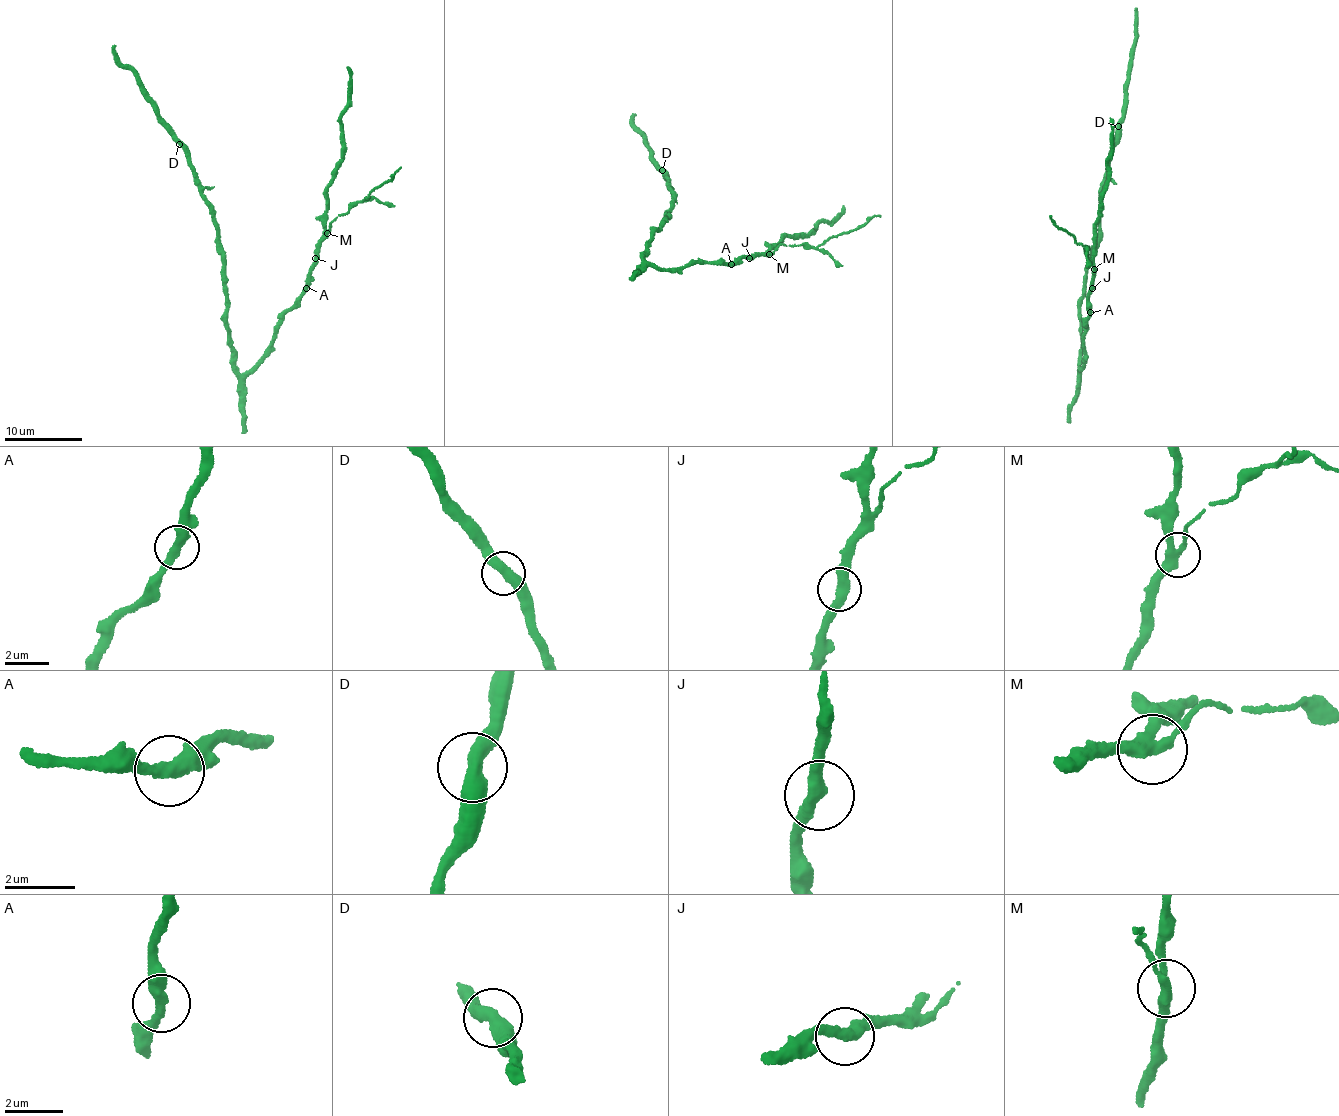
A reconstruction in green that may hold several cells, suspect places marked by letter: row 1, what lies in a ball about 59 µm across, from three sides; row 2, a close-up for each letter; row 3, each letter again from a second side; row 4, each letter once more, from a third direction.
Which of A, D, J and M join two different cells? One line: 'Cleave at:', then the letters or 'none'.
Cleave at: M

